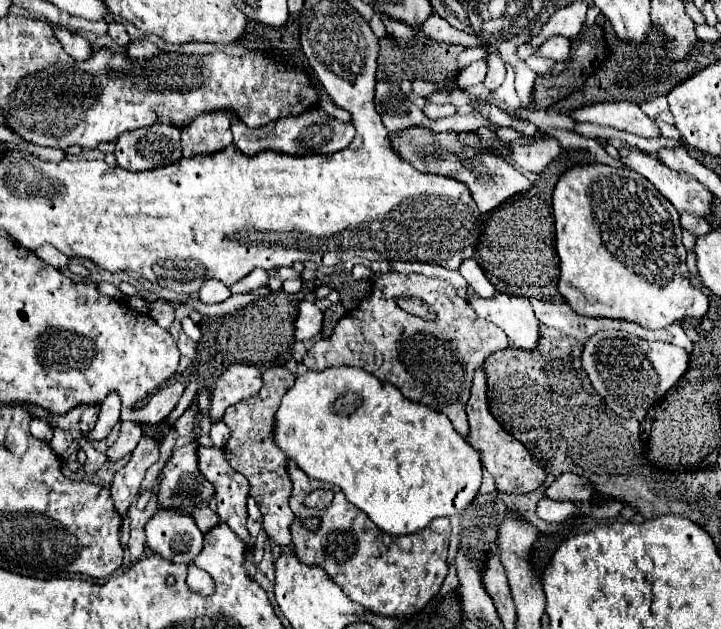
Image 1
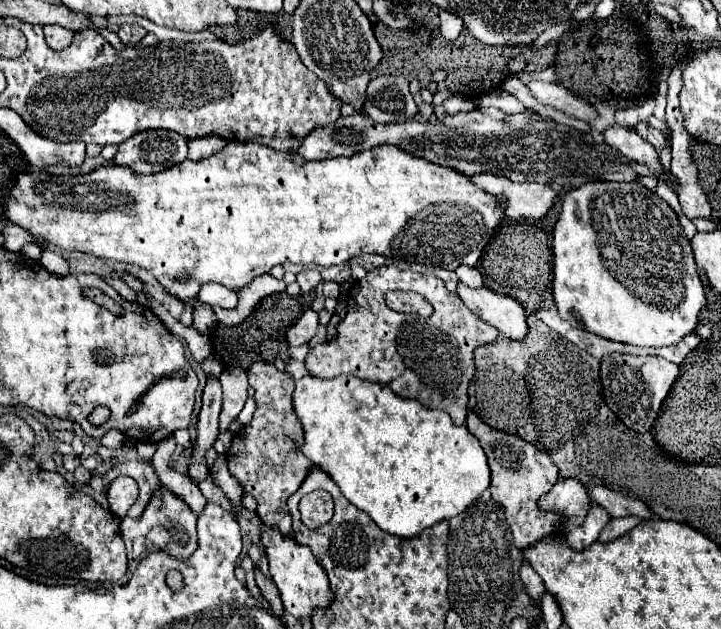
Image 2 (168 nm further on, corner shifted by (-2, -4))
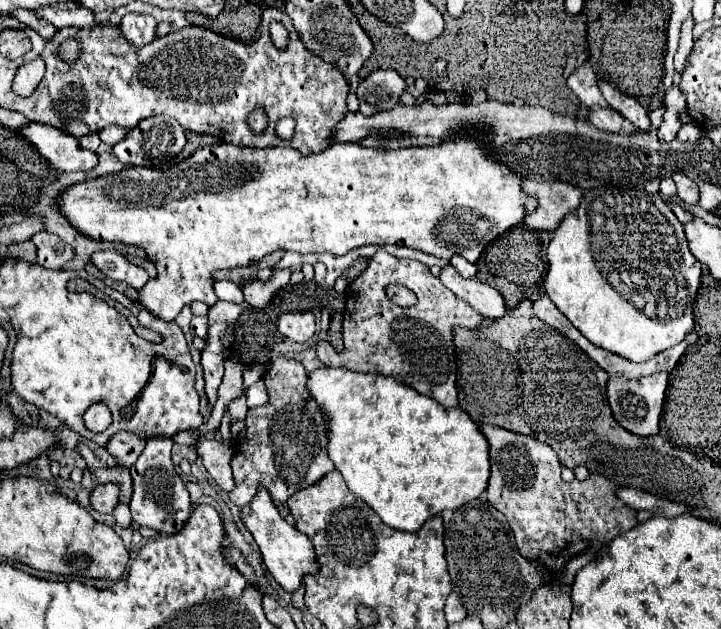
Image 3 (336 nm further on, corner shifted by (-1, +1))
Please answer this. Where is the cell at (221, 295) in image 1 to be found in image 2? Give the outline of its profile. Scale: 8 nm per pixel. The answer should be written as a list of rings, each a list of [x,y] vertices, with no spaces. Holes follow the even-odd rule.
[[[206,283],[200,293],[198,293],[198,299],[210,307],[214,305],[220,305],[220,307],[226,307],[226,309],[232,309],[236,303],[238,303],[238,297],[234,291],[222,287],[222,285],[216,285],[216,283]]]

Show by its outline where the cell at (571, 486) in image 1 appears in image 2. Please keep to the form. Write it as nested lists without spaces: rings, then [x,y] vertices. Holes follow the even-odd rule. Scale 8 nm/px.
[[[588,487],[588,495],[592,501],[596,501],[600,507],[604,507],[612,517],[628,517],[636,515],[640,519],[650,519],[652,513],[648,507],[636,499],[622,497],[620,493],[608,489],[608,487]]]

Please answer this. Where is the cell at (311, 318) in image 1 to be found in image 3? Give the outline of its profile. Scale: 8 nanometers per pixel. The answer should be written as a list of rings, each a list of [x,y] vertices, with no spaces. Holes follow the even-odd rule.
[[[289,312],[277,322],[279,332],[295,342],[307,342],[315,334],[315,318],[311,312]]]

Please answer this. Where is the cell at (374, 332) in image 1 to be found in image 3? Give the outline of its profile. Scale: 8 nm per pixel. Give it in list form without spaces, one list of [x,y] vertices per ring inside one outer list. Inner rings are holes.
[[[379,248],[373,258],[369,260],[367,270],[353,280],[347,286],[347,308],[343,314],[343,342],[345,350],[335,352],[329,342],[317,344],[317,356],[325,366],[333,368],[347,368],[357,372],[371,372],[381,376],[393,376],[395,380],[403,382],[405,386],[415,388],[417,392],[435,398],[441,406],[453,408],[457,406],[457,388],[455,388],[455,376],[457,376],[457,364],[455,364],[455,346],[453,346],[453,326],[465,326],[475,328],[483,320],[465,300],[457,298],[451,290],[447,290],[425,264],[409,258],[395,258],[393,254],[387,254],[383,248]],[[389,284],[401,284],[409,288],[417,296],[417,304],[411,308],[395,306],[387,294],[385,288]]]

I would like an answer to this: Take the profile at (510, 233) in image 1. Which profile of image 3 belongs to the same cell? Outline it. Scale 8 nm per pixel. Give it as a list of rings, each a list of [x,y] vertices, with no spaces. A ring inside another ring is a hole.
[[[519,224],[507,230],[495,242],[491,242],[487,250],[481,254],[481,258],[475,262],[477,278],[493,286],[497,292],[501,292],[507,308],[513,308],[523,298],[529,298],[529,300],[539,298],[541,294],[545,294],[545,288],[543,288],[543,280],[547,272],[545,250],[549,246],[549,240],[551,240],[551,234],[531,232],[531,228],[527,228],[525,224]]]

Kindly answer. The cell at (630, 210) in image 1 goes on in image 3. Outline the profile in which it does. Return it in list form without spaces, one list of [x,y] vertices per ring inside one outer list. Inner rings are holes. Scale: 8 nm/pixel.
[[[589,190],[579,208],[563,218],[547,248],[549,270],[543,280],[553,304],[595,346],[627,358],[647,362],[663,350],[683,342],[693,330],[693,304],[701,282],[701,264],[691,256],[681,222],[657,194],[639,190]]]

